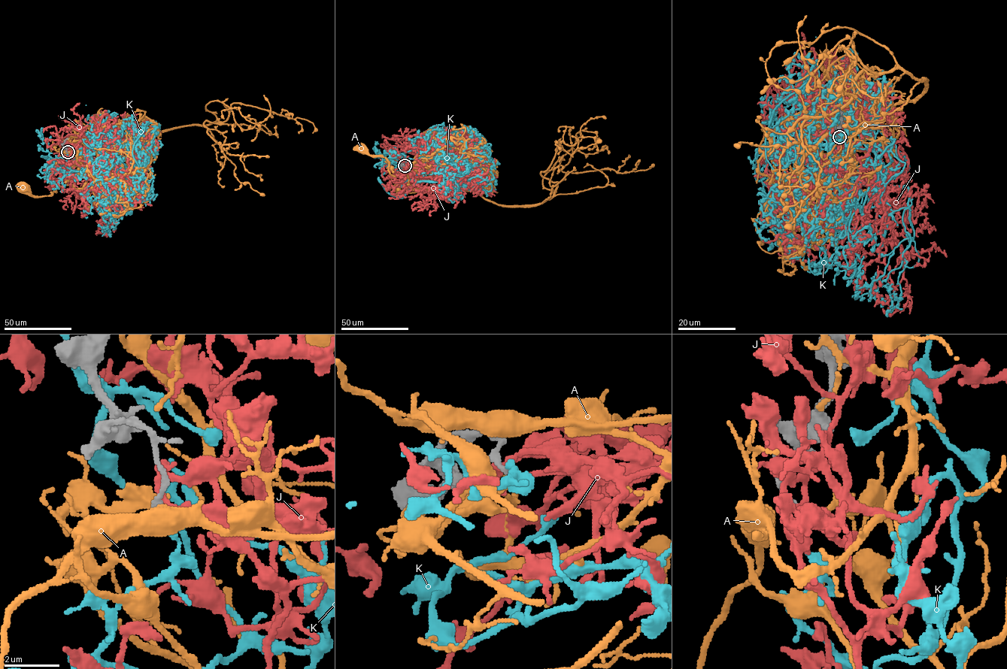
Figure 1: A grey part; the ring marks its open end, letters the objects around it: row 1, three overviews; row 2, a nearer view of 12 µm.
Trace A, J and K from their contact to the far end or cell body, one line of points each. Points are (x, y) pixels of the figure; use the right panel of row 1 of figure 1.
A: (839, 137), (844, 135), (856, 161), (851, 205), (862, 215), (854, 223), (819, 231), (804, 208)
J: (839, 137), (839, 176), (865, 183), (869, 154), (838, 128), (865, 95)
K: (838, 137), (853, 174), (826, 182), (844, 174), (908, 192), (913, 237), (856, 288), (858, 263)

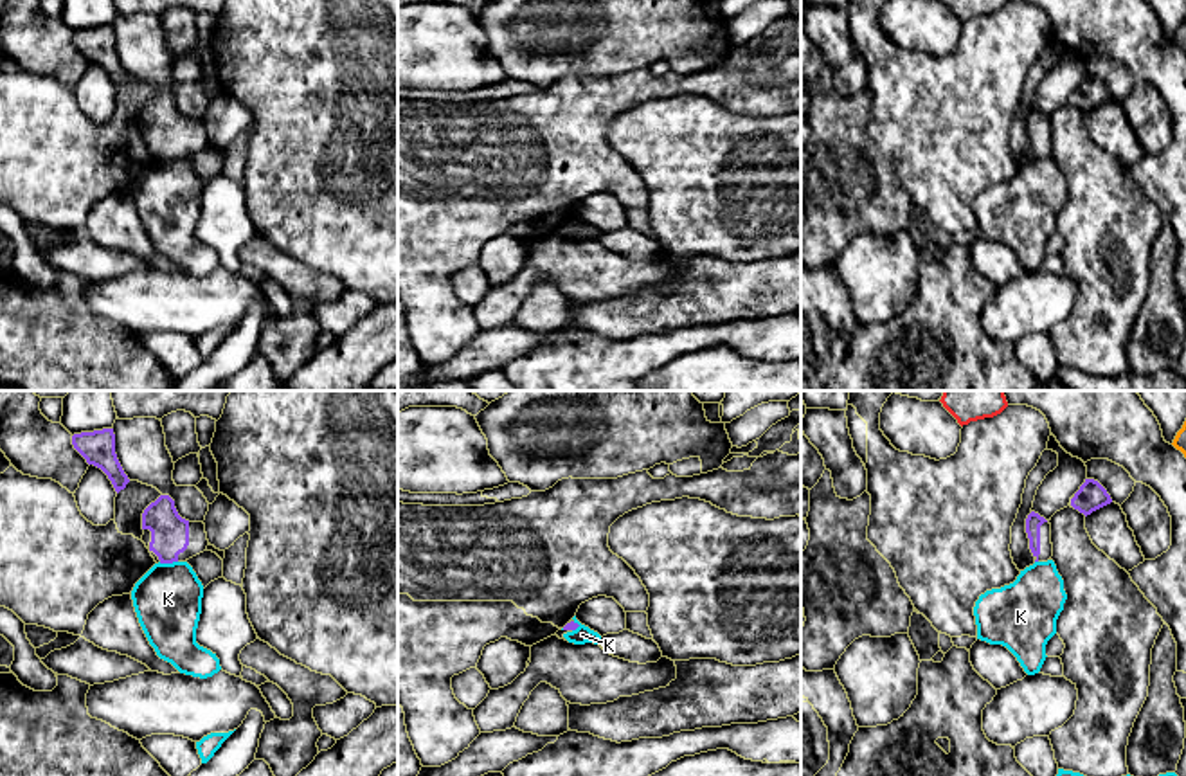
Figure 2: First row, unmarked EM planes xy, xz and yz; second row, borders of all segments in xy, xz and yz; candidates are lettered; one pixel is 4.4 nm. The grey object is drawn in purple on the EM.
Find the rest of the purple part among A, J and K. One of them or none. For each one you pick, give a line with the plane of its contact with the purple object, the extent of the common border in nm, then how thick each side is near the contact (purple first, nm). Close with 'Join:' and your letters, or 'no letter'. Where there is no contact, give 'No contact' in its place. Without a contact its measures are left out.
J: No contact
Join: J

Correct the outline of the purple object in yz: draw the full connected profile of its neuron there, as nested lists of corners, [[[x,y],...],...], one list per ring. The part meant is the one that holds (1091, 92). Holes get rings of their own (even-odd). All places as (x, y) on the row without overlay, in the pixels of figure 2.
[[[1085,76],[1085,79],[1071,95],[1071,103],[1085,113],[1110,99],[1112,95],[1107,86],[1094,76]]]

